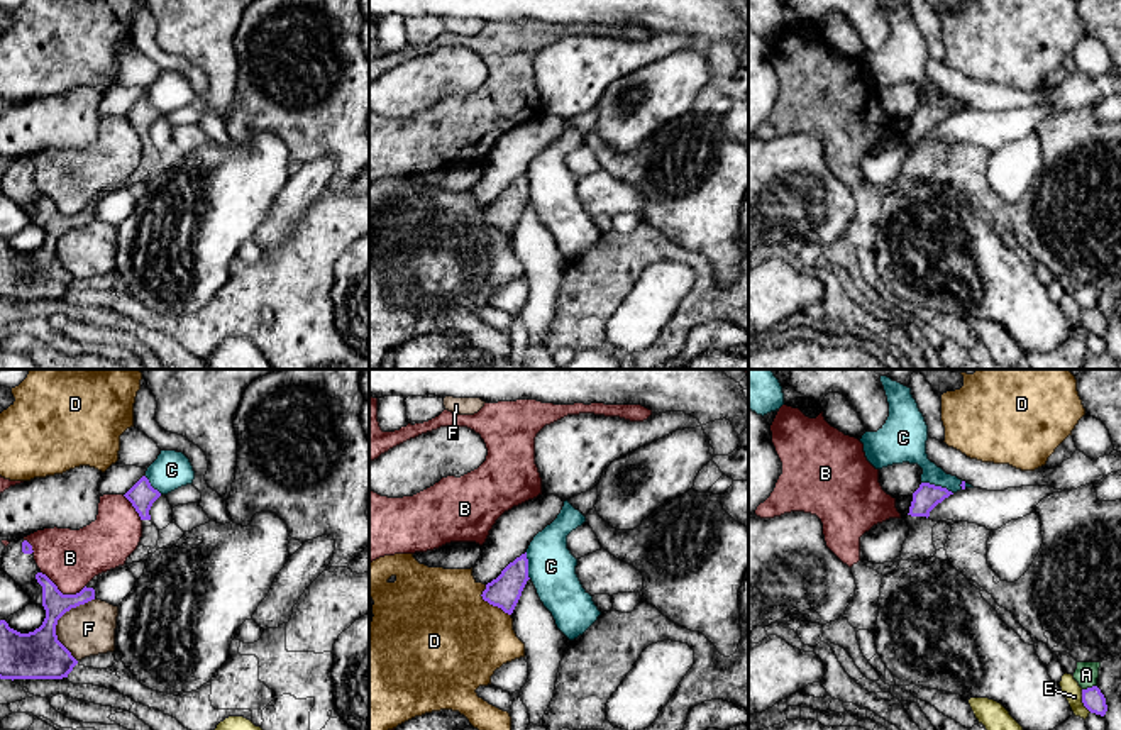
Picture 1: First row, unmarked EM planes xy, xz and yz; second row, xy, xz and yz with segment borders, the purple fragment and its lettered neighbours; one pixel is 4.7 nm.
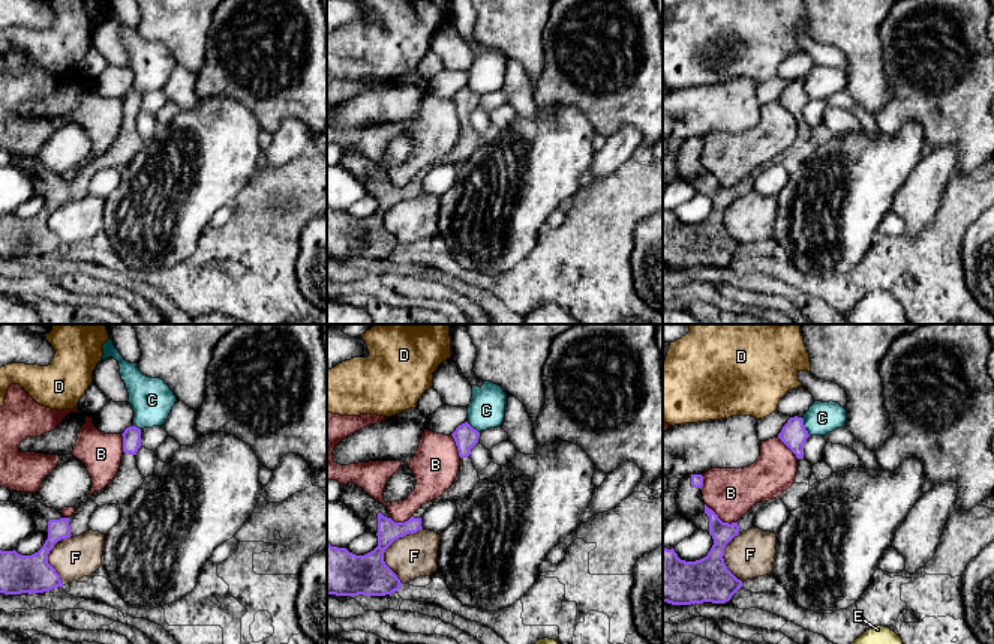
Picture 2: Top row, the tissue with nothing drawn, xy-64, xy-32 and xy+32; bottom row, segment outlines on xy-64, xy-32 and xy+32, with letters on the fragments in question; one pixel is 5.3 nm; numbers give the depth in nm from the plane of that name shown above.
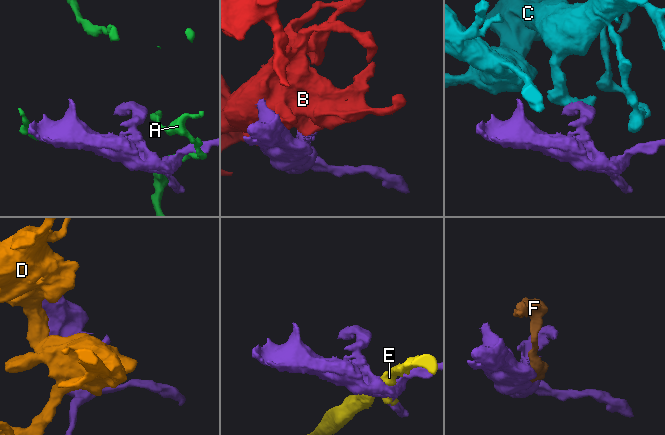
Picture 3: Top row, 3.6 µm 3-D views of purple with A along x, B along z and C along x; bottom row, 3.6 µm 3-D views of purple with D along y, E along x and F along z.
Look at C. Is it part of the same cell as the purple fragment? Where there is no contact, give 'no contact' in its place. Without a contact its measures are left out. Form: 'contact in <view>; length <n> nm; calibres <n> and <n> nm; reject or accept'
contact in yz; length 160 nm; calibres 120 and 180 nm; reject

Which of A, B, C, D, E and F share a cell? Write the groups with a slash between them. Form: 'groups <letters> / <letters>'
groups A / B / C / D / E / F

